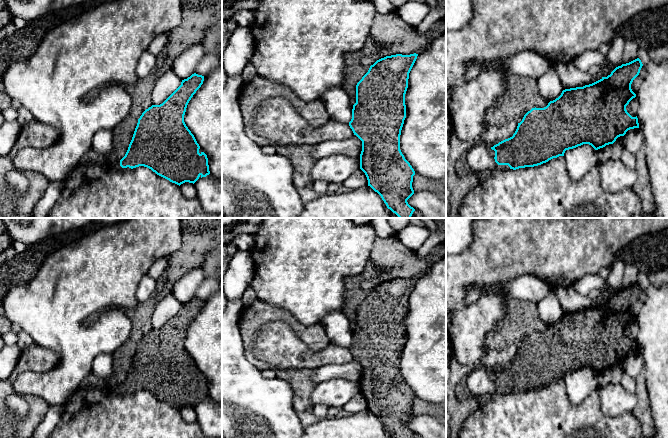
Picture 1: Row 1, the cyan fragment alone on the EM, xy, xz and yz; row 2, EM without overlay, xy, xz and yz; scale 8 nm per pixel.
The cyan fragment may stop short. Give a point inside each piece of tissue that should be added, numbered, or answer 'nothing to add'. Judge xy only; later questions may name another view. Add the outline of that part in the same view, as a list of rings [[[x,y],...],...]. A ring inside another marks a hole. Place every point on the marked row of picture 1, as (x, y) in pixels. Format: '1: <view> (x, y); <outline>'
1: xy (115, 165); [[[115,161],[112,163],[109,163],[109,166],[111,169],[116,170],[116,171],[128,171],[131,170],[131,168],[127,167],[127,168],[122,168],[120,166],[120,161]]]

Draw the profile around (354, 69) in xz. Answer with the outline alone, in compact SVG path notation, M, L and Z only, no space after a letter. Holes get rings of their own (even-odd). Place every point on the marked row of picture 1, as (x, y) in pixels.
M369 36L360 51L344 55L345 78L340 86L348 94L352 105L356 103L356 85L370 68L369 65L362 64L362 59L369 55L375 55L378 52L378 45Z

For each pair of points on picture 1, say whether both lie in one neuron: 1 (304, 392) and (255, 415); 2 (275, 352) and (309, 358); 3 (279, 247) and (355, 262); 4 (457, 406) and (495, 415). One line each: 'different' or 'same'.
1: different
2: same
3: same
4: different

